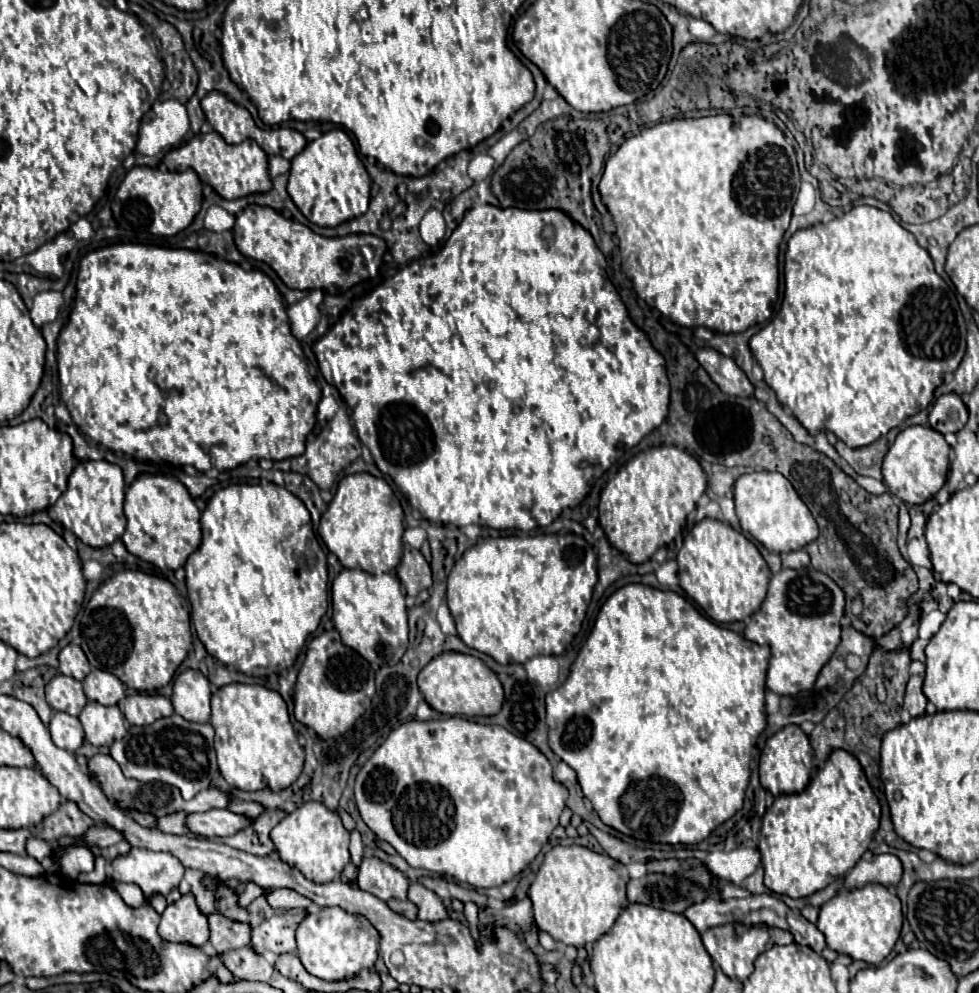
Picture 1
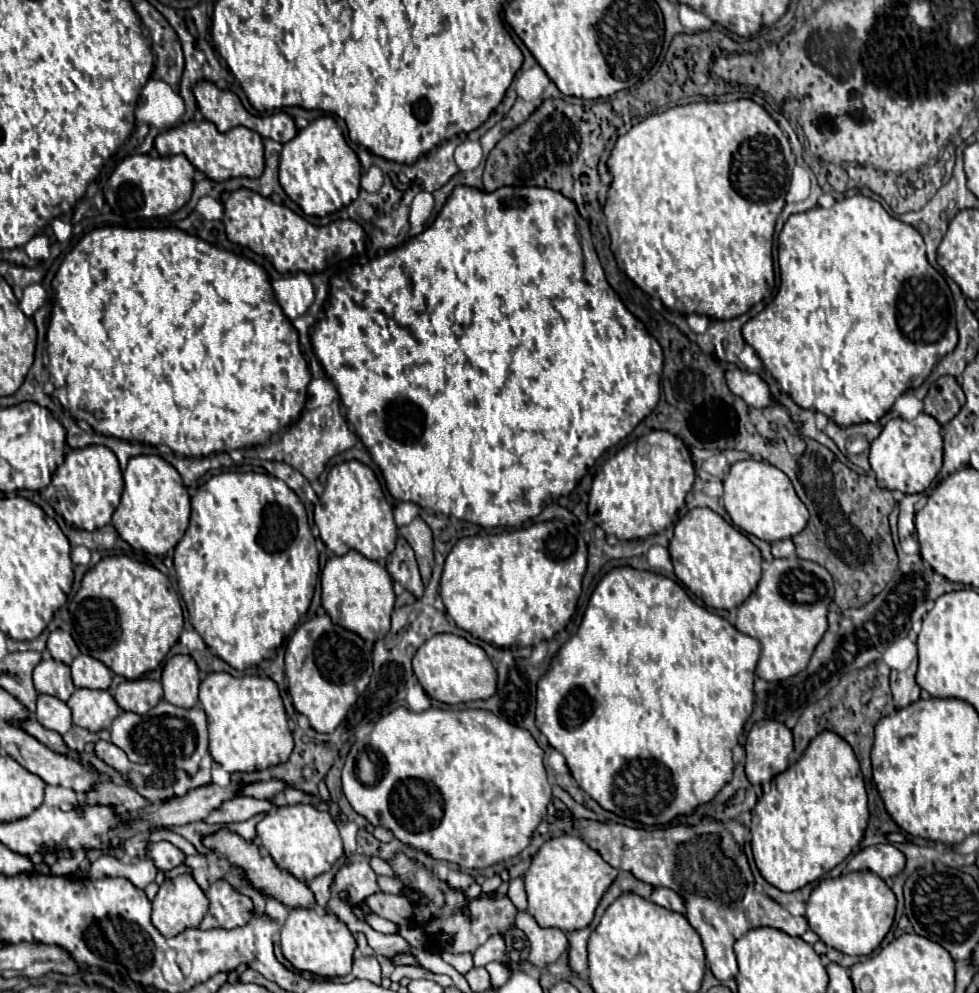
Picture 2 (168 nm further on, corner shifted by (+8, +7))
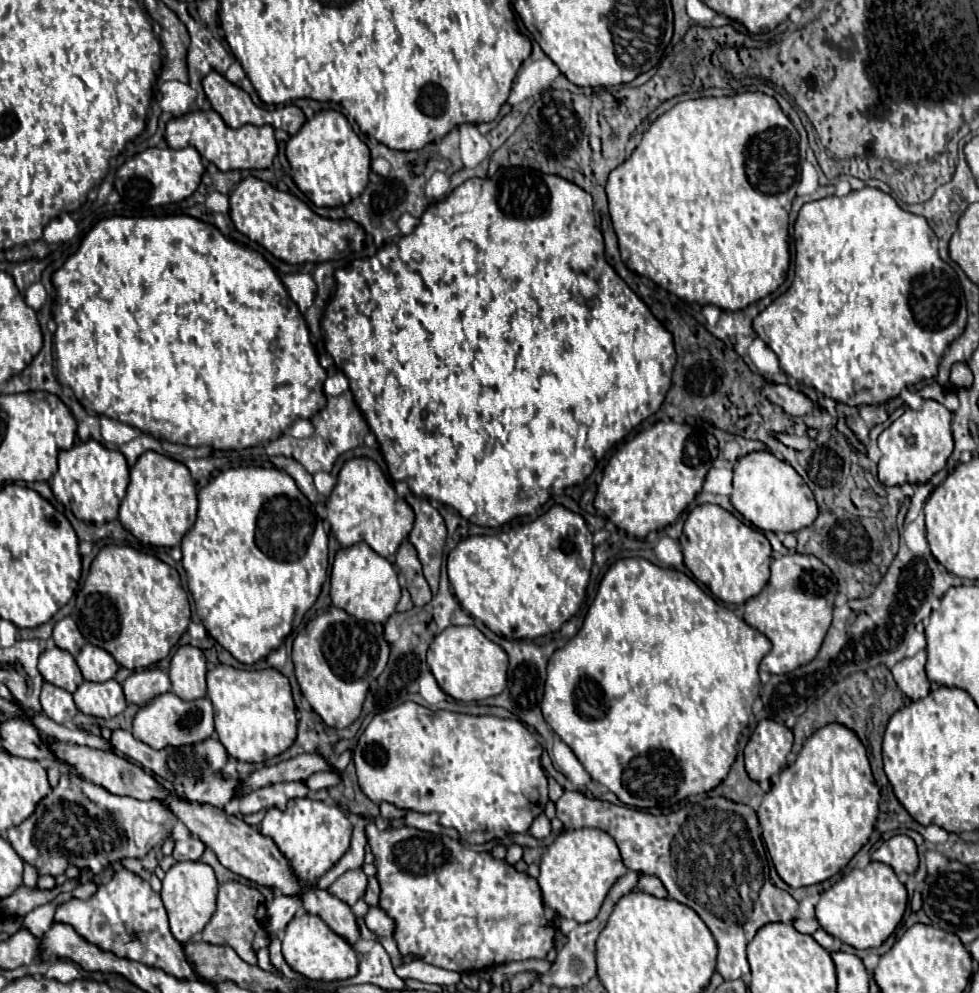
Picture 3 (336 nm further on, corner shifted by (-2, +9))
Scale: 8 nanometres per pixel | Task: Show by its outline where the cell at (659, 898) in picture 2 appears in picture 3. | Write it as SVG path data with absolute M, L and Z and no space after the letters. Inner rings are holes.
M641 873L639 881L637 881L637 889L645 891L649 895L655 895L655 897L669 897L667 891L665 891L665 887L663 887L663 883L657 877L653 877L653 875Z

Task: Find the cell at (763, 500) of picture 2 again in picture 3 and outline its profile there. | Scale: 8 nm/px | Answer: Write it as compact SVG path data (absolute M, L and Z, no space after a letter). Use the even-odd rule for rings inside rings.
M753 451L733 467L733 507L755 527L773 533L793 533L817 519L817 503L803 477L769 451Z

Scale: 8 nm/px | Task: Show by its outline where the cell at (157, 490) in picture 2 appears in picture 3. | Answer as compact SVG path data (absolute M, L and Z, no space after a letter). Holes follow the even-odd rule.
M147 451L131 467L131 479L123 505L119 507L121 525L131 531L141 543L153 547L181 545L185 533L193 527L197 517L197 487L189 469L155 451Z

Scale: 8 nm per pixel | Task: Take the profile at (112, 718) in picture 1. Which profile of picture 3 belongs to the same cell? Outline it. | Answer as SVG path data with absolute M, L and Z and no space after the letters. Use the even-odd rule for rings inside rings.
M109 679L103 683L83 681L73 693L73 699L81 713L103 717L103 719L111 719L123 713L127 707L123 689L115 679Z

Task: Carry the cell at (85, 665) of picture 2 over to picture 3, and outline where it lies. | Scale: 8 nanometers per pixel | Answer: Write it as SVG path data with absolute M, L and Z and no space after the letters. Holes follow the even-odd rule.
M85 643L85 647L75 657L75 661L77 661L83 677L87 681L97 681L97 683L113 679L119 669L113 655L109 655L105 649L91 645L91 643Z

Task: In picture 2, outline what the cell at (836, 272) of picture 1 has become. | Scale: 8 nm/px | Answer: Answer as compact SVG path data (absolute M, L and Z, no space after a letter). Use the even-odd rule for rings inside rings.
M853 195L837 201L831 209L813 207L805 213L791 215L783 225L783 231L779 233L779 269L781 269L781 285L775 299L757 317L749 319L743 325L743 339L755 349L755 353L763 361L763 367L771 373L771 377L779 383L779 387L783 385L781 389L783 393L787 393L801 409L819 411L827 415L827 419L835 421L839 427L877 423L893 407L897 397L901 397L909 389L921 387L921 383L929 377L937 361L947 353L951 353L951 349L955 349L957 345L955 303L945 277L939 271L935 271L925 257L923 237L911 225L905 225L899 219L891 217L881 207L881 203L869 197Z

